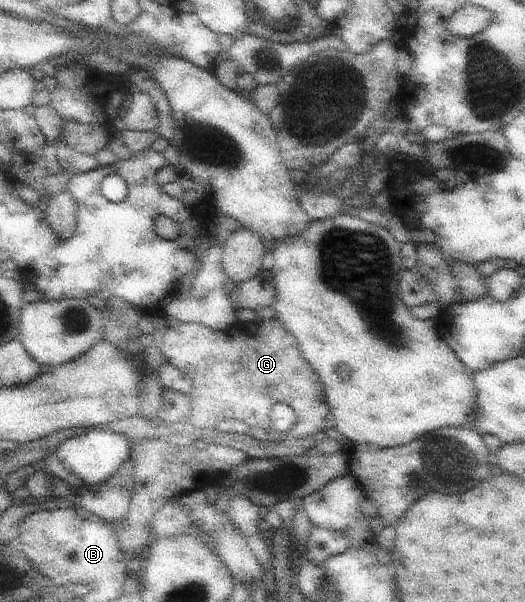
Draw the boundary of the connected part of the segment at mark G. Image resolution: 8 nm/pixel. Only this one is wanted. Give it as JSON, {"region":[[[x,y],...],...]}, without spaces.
{"region":[[[167,316],[167,319],[169,327],[165,331],[160,351],[168,364],[177,367],[191,379],[193,389],[189,394],[191,397],[189,419],[197,429],[215,429],[217,423],[237,419],[247,426],[267,430],[273,426],[271,411],[277,403],[287,403],[296,412],[297,424],[291,429],[290,438],[312,437],[336,427],[336,419],[325,399],[319,375],[315,373],[315,369],[311,369],[311,365],[299,351],[295,337],[285,329],[285,325],[279,319],[273,317],[269,320],[247,323],[238,320],[227,331],[213,331],[199,323],[183,323],[175,317]]]}

